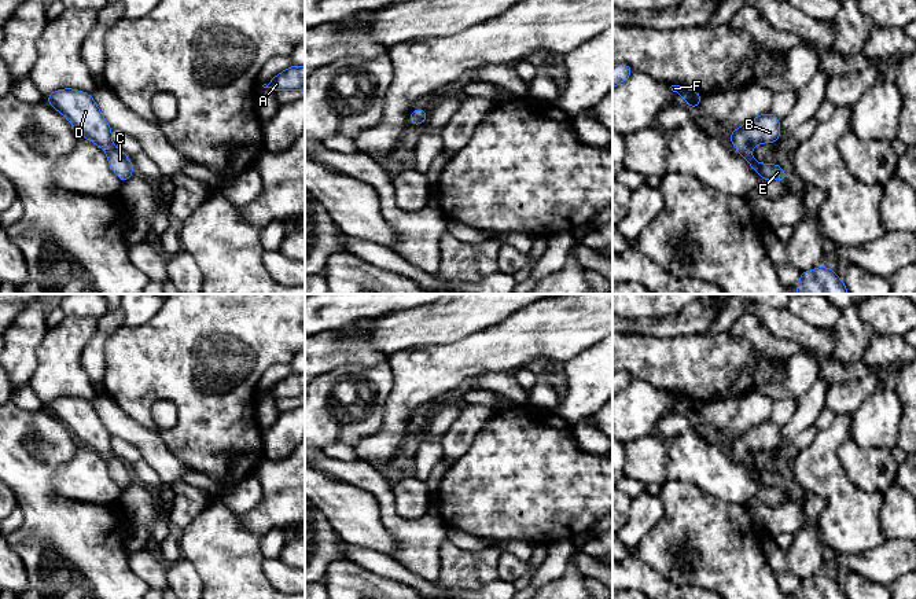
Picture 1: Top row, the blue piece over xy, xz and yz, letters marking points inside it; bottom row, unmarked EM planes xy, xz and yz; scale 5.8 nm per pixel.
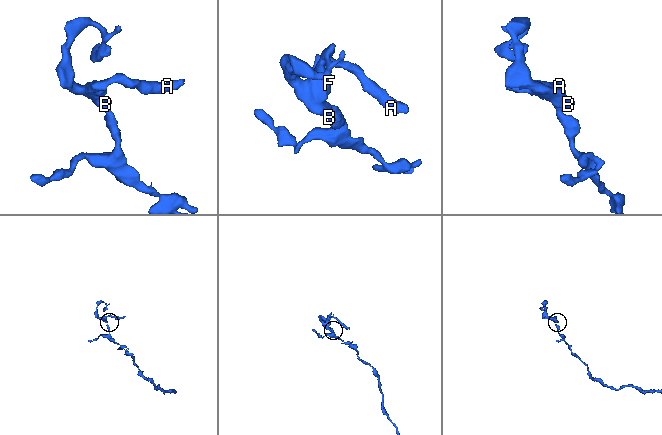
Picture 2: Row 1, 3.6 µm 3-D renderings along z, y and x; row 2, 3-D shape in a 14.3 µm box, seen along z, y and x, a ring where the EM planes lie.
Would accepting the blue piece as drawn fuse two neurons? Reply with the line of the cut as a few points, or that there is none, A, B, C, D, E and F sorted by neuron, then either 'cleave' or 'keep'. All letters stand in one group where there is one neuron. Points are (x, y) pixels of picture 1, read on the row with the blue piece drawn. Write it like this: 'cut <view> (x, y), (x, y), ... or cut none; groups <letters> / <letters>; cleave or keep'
cut none; groups A B C D E F; keep

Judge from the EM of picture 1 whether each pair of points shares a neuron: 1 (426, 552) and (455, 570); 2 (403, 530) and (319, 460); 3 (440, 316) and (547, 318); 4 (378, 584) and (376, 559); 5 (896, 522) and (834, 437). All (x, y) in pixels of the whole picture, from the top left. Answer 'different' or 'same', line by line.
1: different
2: same
3: different
4: different
5: different

